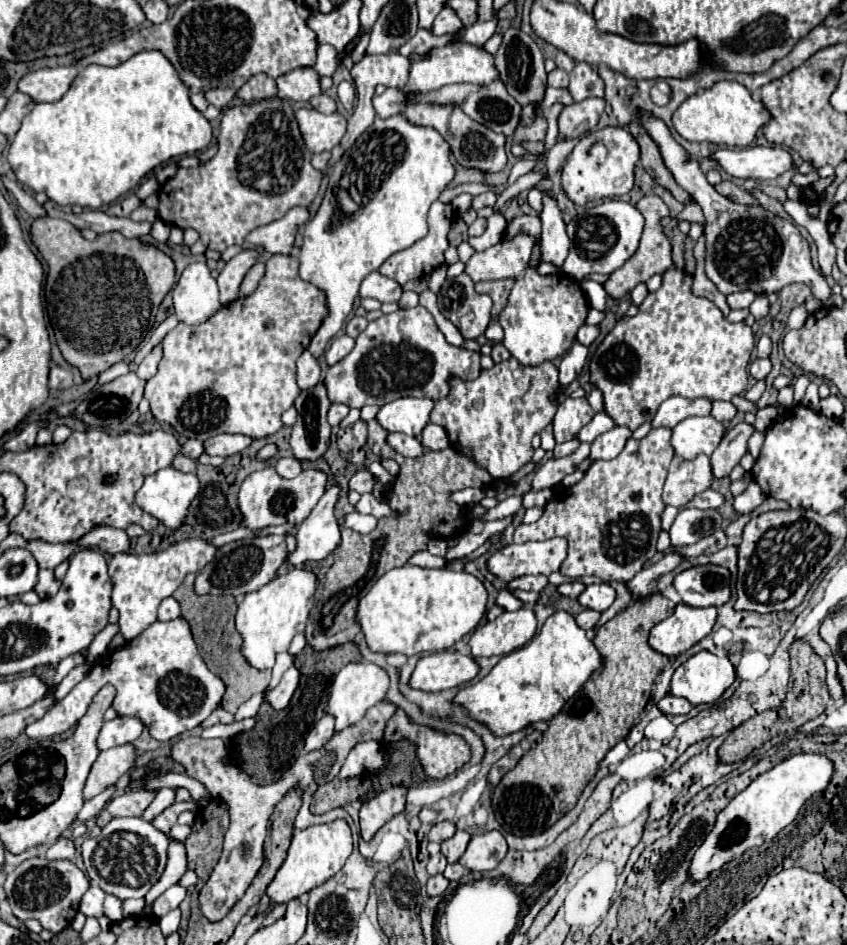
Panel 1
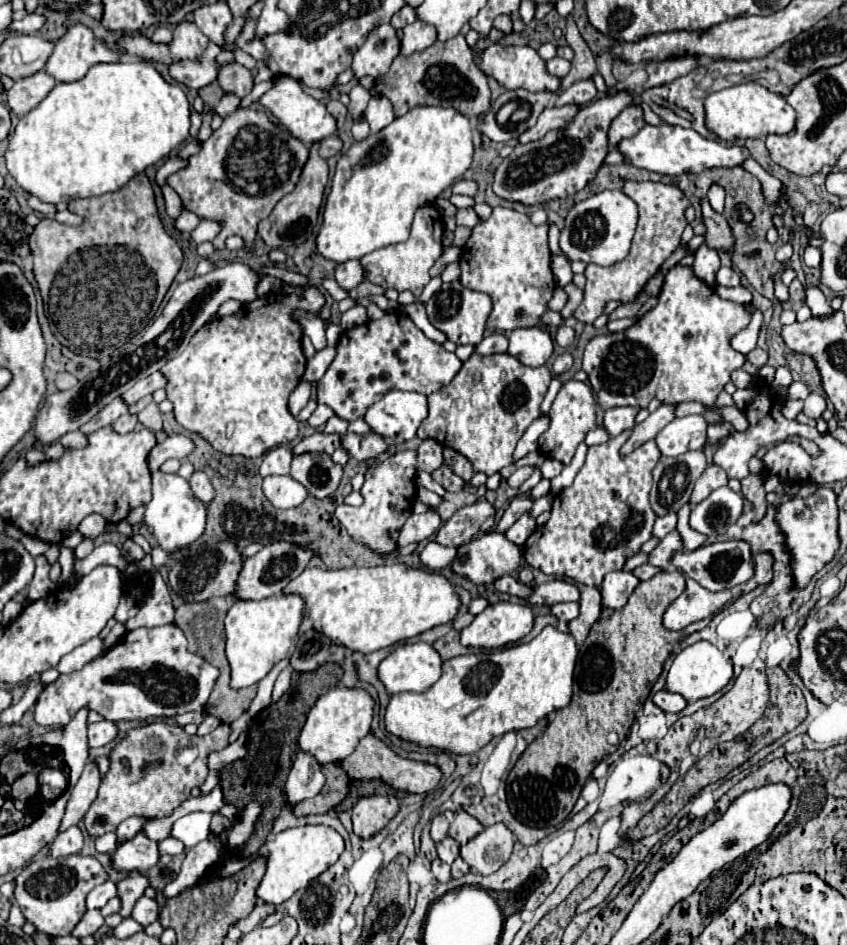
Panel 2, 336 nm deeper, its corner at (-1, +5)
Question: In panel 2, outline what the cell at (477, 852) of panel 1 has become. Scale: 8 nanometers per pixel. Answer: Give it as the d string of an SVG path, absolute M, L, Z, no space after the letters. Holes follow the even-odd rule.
M495 823L465 843L461 847L461 857L471 867L471 871L477 871L479 875L491 875L509 861L513 843L513 833L503 823Z

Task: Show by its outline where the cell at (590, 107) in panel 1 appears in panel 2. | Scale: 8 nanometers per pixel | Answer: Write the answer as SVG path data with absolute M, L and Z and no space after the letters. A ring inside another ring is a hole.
M579 105L547 107L547 109L541 113L541 117L539 117L537 125L535 125L535 127L531 127L531 129L527 129L527 131L519 137L519 141L521 141L521 143L531 143L531 141L541 139L547 131L567 127L567 123L577 115L577 111L579 111Z

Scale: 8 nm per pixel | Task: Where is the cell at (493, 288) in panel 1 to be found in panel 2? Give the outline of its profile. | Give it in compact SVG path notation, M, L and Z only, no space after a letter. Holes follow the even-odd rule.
M495 207L493 215L473 229L467 245L461 253L461 285L473 291L483 291L493 299L493 311L489 315L487 327L491 331L513 331L517 327L533 327L539 317L547 311L547 301L553 295L555 279L549 269L551 253L547 245L547 225L533 225L525 213L507 207Z

